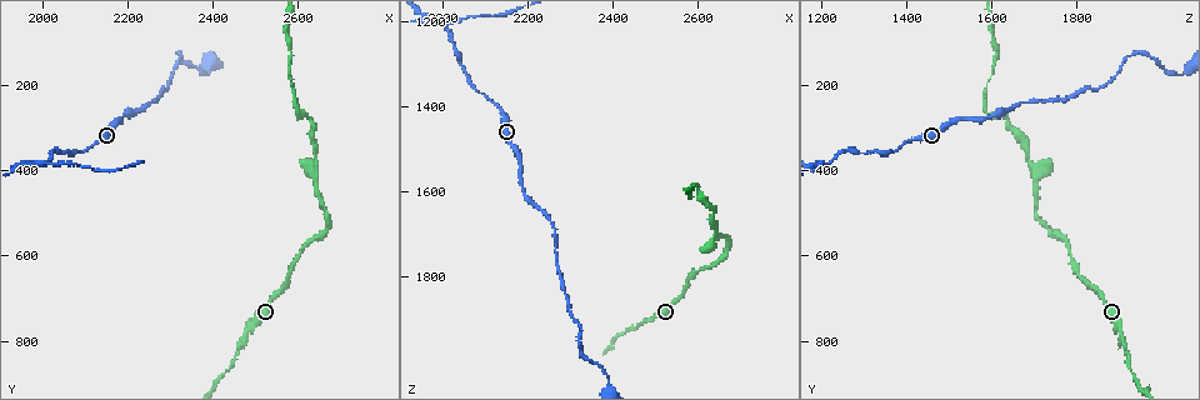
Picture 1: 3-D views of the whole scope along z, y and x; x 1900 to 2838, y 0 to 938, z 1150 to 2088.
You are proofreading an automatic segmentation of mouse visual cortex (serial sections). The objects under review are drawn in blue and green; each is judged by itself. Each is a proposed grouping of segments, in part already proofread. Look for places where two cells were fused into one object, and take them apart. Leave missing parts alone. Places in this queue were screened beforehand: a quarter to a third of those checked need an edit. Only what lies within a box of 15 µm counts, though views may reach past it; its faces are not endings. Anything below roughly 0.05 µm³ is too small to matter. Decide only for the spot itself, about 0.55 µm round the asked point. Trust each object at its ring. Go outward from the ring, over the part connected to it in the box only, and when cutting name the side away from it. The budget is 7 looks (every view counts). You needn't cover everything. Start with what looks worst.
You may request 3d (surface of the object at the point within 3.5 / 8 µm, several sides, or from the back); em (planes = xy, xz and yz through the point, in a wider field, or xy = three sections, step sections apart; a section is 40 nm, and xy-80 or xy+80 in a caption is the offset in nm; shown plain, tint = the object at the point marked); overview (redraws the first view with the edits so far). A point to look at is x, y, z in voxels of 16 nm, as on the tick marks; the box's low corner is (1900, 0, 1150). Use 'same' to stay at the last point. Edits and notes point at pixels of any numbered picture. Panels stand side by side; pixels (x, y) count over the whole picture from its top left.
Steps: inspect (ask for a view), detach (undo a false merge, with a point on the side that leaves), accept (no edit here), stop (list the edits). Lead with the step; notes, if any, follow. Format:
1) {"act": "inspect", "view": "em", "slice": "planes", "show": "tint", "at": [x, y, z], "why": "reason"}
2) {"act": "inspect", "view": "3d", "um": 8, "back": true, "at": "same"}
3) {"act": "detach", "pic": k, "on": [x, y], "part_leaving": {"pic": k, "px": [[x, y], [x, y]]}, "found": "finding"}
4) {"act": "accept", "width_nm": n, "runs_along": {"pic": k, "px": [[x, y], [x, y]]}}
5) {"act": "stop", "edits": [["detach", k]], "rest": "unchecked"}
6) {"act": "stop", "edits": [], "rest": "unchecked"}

{"act": "inspect", "view": "3d", "um": 3.5, "back": true, "at": [2645, 420, 1705], "why": "two arms in line, one across"}

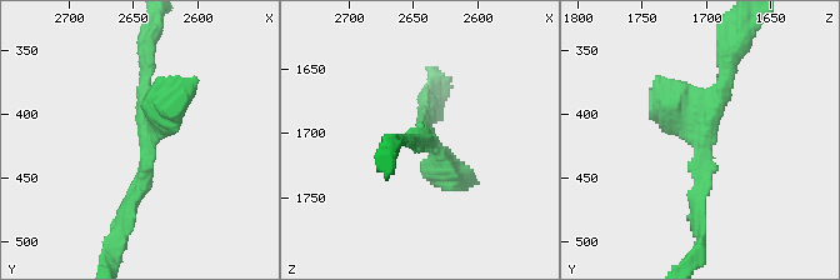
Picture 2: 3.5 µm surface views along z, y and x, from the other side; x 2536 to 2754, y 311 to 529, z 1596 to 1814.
{"act": "inspect", "view": "em", "slice": "xy", "step": 3, "show": "tint", "at": [2638, 422, 1706], "arms": 3, "arm_widths_nm": [200, 200, 350]}

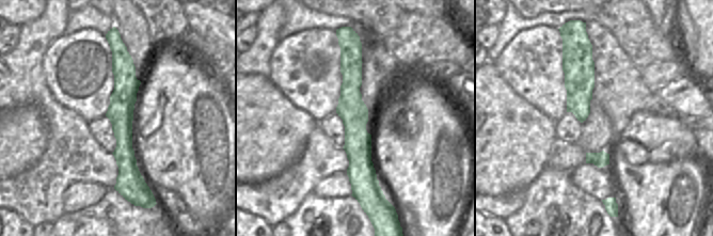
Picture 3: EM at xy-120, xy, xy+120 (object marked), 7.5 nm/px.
{"act": "accept", "runs_along": {"pic": 2, "px": [[698, 226], [704, 123], [724, 65]]}, "found": "all the same cell"}

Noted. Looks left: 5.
{"act": "inspect", "view": "3d", "um": 3.5, "back": true, "at": [2010, 385, 1205], "why": "abrupt turn"}

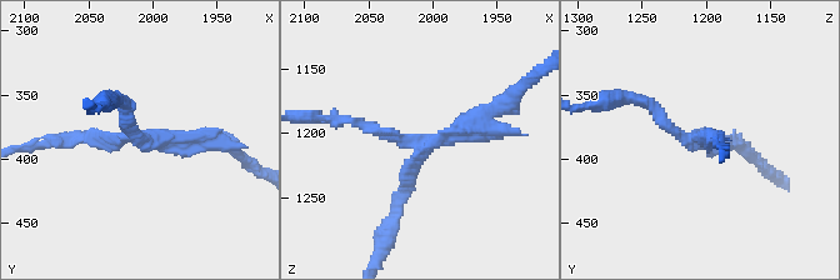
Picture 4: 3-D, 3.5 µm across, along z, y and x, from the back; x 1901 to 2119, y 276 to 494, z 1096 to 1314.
{"act": "inspect", "view": "em", "slice": "xy", "step": 5, "show": "tint", "at": [2010, 384, 1210], "arms": 3, "arm_widths_nm": [150, 200, 200]}

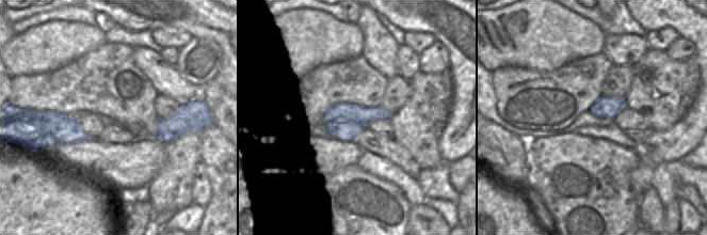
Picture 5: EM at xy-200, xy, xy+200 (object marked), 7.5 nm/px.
{"act": "detach", "pic": 4, "on": [375, 129], "border": {"pic": 5, "px": [[327, 119], [355, 121], [364, 125]]}, "found": "a second cell is stuck on"}

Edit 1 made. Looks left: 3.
{"act": "inspect", "view": "3d", "um": 3.5, "at": [2600, 275, 1590], "why": "abrupt turn"}

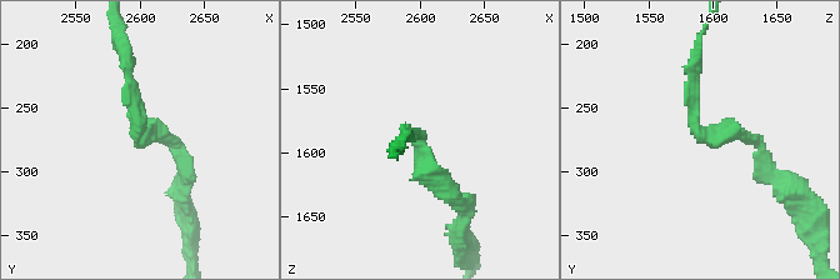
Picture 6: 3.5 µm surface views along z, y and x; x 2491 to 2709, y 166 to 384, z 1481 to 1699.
{"act": "inspect", "view": "em", "slice": "xy", "step": 2, "show": "tint", "at": [2596, 268, 1590], "arm_widths_nm": [150, 150], "why": "need the tissue"}

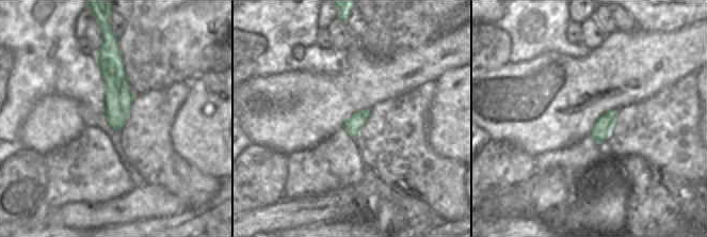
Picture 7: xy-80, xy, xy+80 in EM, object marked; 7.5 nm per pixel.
{"act": "accept", "width_nm": 120, "runs_along": {"pic": 7, "px": [[103, 49], [116, 84], [118, 127]]}, "found": "one cell here"}

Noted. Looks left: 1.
{"act": "stop", "edits": [["detach", 4]], "rest": "unchecked"}

